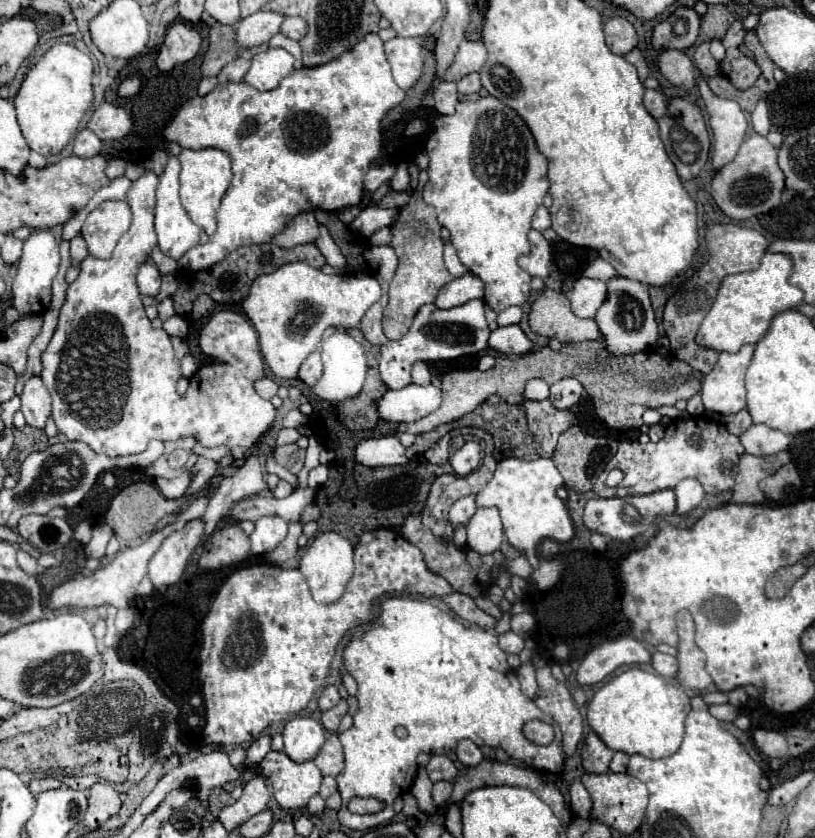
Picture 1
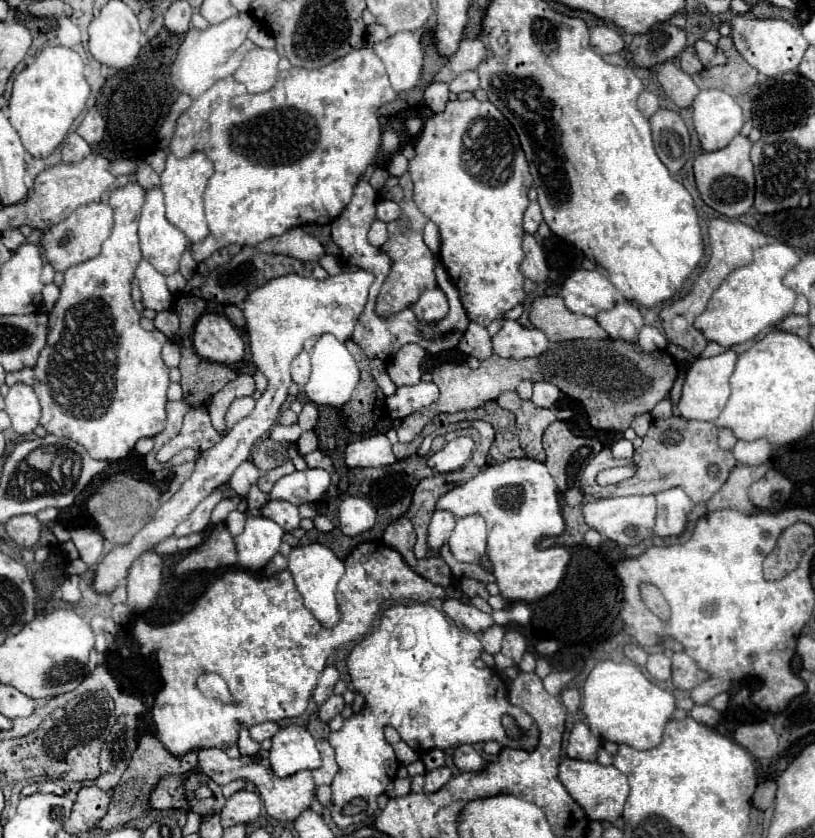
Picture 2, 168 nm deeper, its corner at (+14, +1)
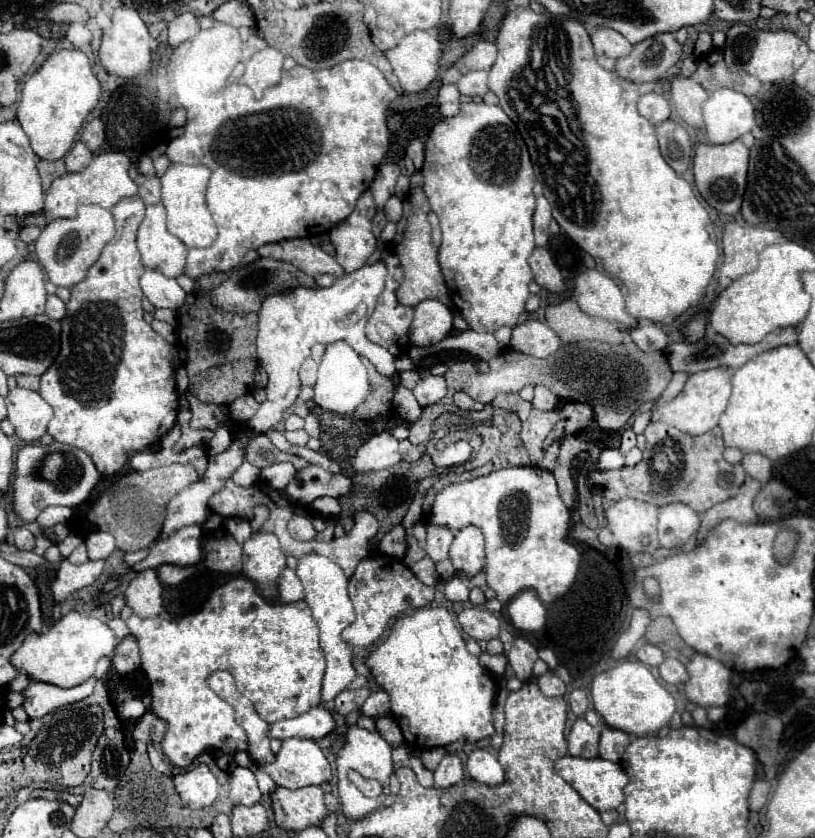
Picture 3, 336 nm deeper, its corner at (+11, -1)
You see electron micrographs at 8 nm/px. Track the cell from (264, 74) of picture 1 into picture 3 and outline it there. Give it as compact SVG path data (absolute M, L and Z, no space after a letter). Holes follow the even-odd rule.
M268 46L268 48L256 52L248 60L246 70L244 70L242 78L240 78L240 84L250 86L254 90L256 98L260 98L266 88L280 82L282 62L284 62L284 54L278 52L276 48Z

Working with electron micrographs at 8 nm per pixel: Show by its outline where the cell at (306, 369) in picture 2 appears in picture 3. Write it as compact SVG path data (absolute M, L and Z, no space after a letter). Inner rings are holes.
M308 358L302 364L302 368L300 368L300 380L302 380L304 386L314 386L316 384L316 370L318 370L318 364L312 358Z

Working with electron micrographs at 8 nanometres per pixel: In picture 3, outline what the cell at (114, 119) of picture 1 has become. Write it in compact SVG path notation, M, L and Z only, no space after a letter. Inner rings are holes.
M92 118L80 132L80 140L92 150L96 152L100 148L100 144L104 142L104 124L100 118Z

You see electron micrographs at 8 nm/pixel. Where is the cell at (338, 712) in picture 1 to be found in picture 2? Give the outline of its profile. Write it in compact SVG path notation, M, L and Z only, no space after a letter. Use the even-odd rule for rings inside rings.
M329 696L329 698L319 706L319 720L321 720L321 722L331 722L343 708L345 708L345 702L343 702L341 696Z

